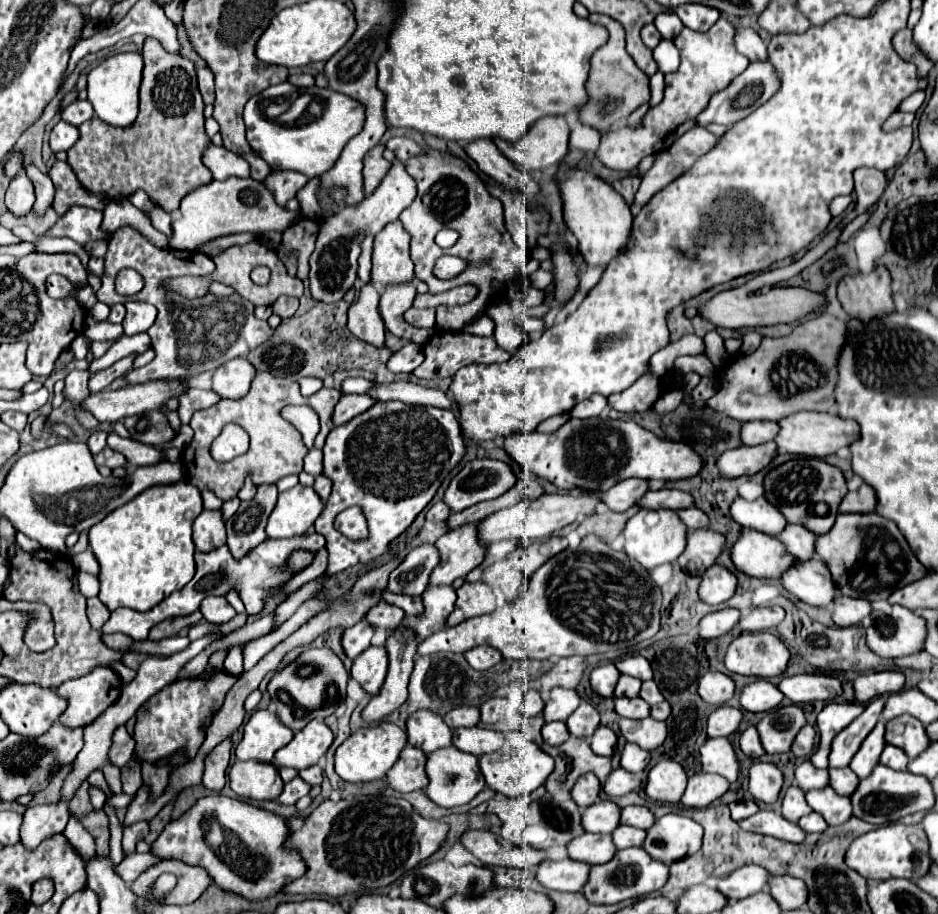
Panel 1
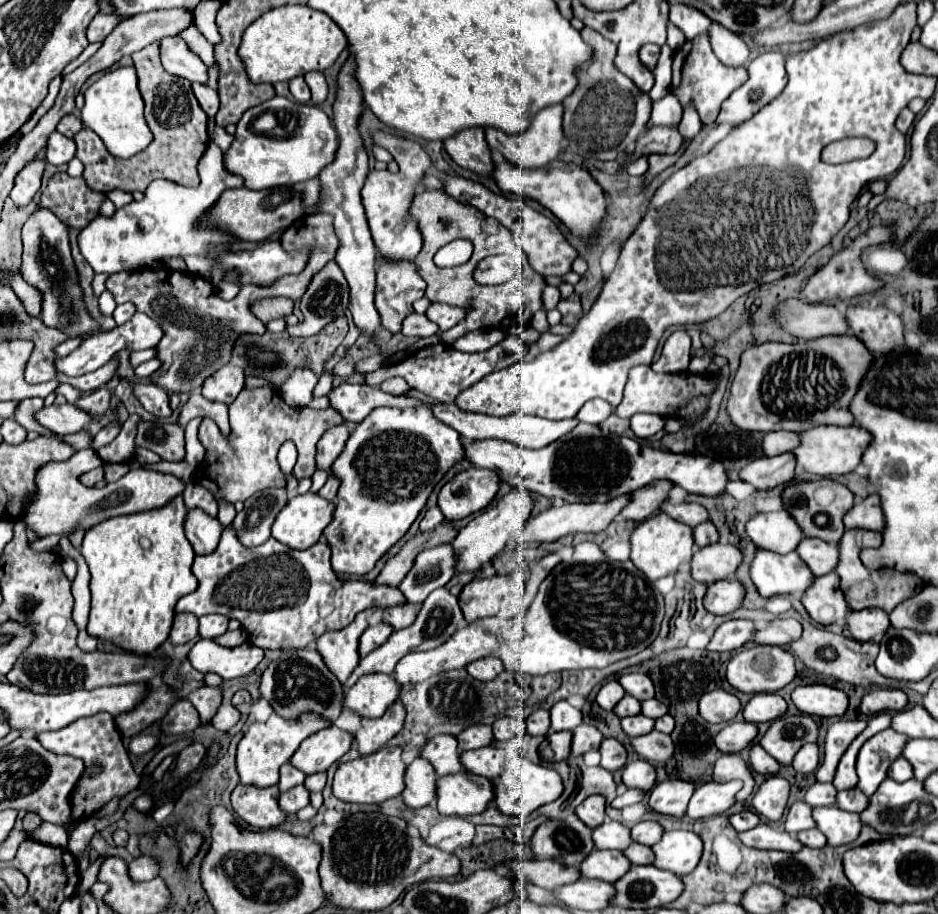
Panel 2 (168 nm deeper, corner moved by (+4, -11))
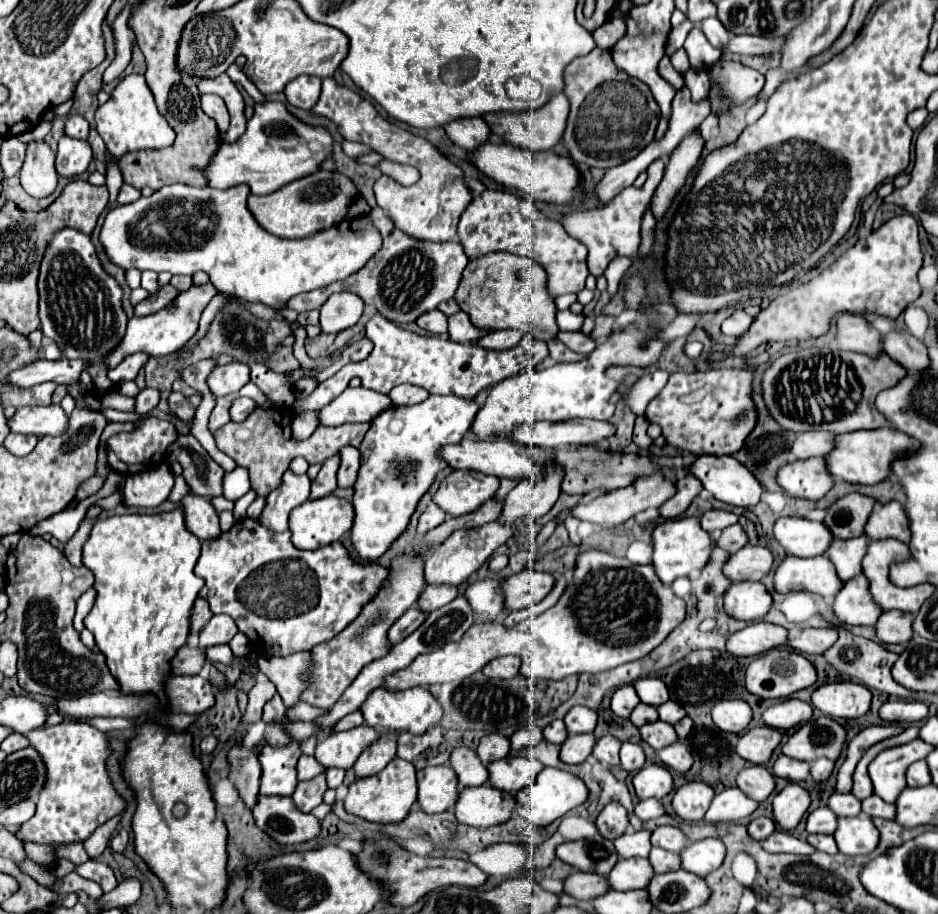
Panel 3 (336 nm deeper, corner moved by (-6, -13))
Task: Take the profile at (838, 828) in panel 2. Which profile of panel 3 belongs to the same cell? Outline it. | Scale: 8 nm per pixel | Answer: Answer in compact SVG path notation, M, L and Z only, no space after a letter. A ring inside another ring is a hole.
M864 815L840 817L834 839L842 855L870 855L878 847L880 833L874 823Z

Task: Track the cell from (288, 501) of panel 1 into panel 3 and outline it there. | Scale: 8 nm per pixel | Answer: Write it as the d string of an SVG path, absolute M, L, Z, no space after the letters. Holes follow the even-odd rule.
M328 495L316 501L306 501L300 507L296 507L290 515L290 531L292 531L292 543L298 549L318 549L324 545L330 545L338 541L344 533L350 531L354 521L354 509L352 503L346 499L340 499L336 495Z

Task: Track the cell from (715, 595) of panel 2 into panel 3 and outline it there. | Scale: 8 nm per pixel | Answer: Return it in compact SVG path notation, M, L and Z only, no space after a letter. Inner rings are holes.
M732 583L732 587L724 595L724 607L726 613L730 613L734 619L762 619L772 607L772 595L766 591L762 583Z

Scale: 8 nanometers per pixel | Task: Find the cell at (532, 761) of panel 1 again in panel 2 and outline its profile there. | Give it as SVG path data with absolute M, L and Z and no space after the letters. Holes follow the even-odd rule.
M506 759L504 773L500 777L492 779L492 789L494 789L494 801L504 815L514 815L514 817L526 819L540 805L546 805L546 803L558 799L564 787L562 787L560 775L554 769L536 765L528 759Z

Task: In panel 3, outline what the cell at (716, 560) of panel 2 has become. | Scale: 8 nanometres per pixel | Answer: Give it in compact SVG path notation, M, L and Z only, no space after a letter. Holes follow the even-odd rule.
M746 545L732 553L724 565L724 575L732 581L760 581L774 563L774 553L766 547Z

